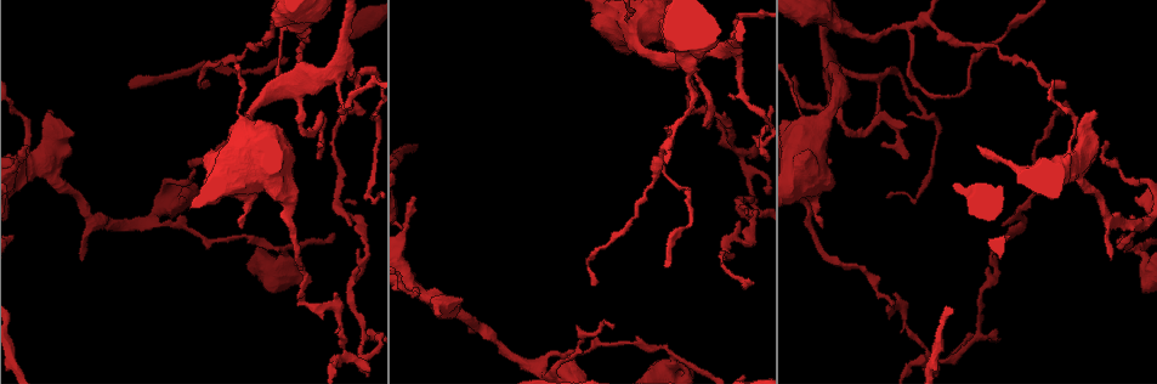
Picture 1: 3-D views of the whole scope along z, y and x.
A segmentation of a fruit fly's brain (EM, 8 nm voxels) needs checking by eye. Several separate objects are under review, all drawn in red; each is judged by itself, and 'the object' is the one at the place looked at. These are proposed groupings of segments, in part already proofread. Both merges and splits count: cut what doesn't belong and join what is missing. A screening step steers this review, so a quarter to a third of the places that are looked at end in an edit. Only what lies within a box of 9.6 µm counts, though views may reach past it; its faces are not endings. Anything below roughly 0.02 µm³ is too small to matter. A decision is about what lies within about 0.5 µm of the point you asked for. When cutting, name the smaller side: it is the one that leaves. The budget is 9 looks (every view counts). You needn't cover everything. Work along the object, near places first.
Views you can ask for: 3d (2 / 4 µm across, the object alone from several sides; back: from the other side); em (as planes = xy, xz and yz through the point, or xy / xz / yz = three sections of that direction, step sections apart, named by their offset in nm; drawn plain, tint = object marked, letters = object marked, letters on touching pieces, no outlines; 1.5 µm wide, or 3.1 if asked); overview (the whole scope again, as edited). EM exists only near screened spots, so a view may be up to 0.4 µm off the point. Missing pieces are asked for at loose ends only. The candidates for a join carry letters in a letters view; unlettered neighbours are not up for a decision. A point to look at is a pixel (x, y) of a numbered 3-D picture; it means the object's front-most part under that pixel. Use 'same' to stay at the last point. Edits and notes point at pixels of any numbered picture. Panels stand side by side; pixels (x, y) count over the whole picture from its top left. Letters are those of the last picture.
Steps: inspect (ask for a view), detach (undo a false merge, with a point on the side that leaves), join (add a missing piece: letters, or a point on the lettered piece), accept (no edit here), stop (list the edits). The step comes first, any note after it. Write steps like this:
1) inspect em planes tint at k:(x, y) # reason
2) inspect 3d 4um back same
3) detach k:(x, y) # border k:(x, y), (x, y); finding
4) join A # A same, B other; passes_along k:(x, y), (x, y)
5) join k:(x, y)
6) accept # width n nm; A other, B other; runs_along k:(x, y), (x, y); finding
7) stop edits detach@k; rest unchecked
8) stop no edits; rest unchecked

inspect em planes letters at 1:(852, 131) # sharp bend

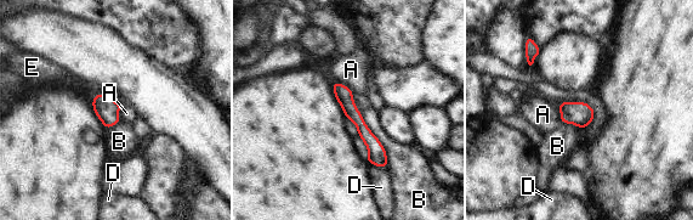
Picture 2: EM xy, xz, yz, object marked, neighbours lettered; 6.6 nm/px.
accept # A other, B other, D other, E other; runs_along 2:(336, 85), (385, 164); all the same neuron

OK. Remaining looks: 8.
inspect em yz step 4 plain at 1:(907, 25) # branch point

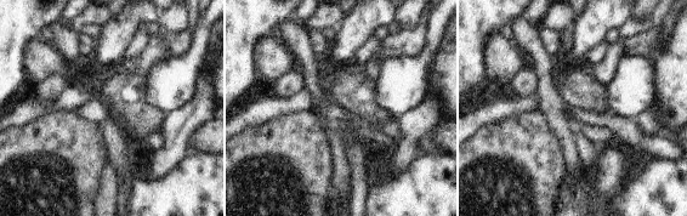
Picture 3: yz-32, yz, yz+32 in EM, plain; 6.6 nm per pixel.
inspect em yz step 4 letters same

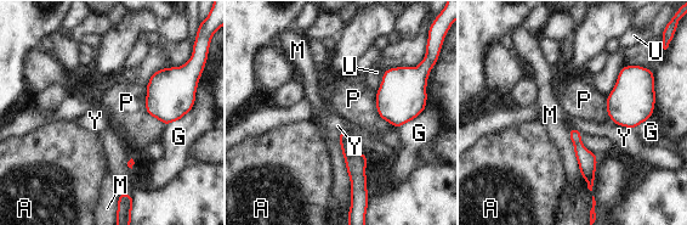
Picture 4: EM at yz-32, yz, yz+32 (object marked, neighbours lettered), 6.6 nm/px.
accept # A other, G other, M other, P other, U other, Y other; runs_along 4:(572, 131), (586, 159), (590, 183); continuous, no second neuron

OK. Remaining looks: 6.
inspect em yz step 8 letters at 1:(744, 283) # thin end

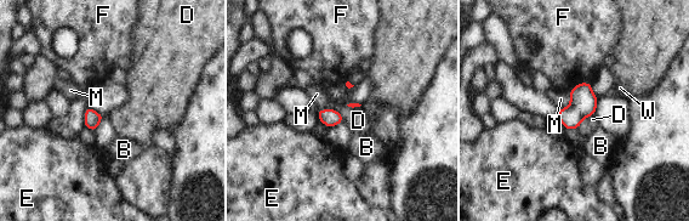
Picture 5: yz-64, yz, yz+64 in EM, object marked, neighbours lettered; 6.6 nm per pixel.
inspect em planes letters same # cut it another way

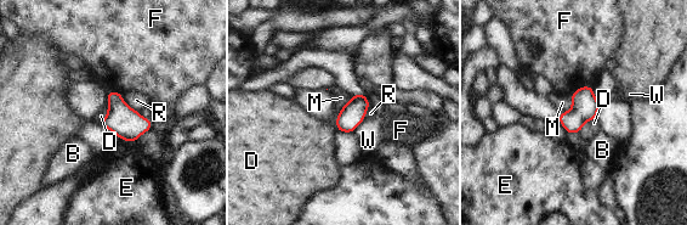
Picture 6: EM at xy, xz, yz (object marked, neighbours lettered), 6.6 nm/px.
accept # B other, D other, E other, F other, M other, R other, W other; border 6:(571, 96), (571, 107), (561, 113); none of them fits

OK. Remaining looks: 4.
inspect em planes letters at 1:(612, 323) # long arm stops here

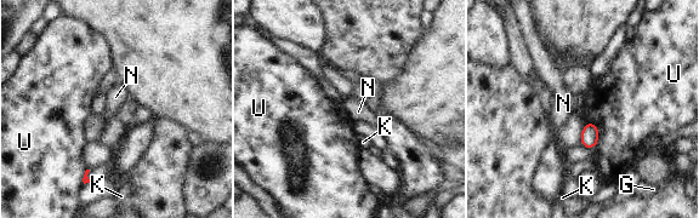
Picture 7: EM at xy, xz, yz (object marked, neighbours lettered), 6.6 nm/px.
accept # width 120 nm; G other, K other, N other, U other; border 7:(587, 121), (597, 127), (597, 145); none of them fits

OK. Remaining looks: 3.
stop no edits; rest unchecked

